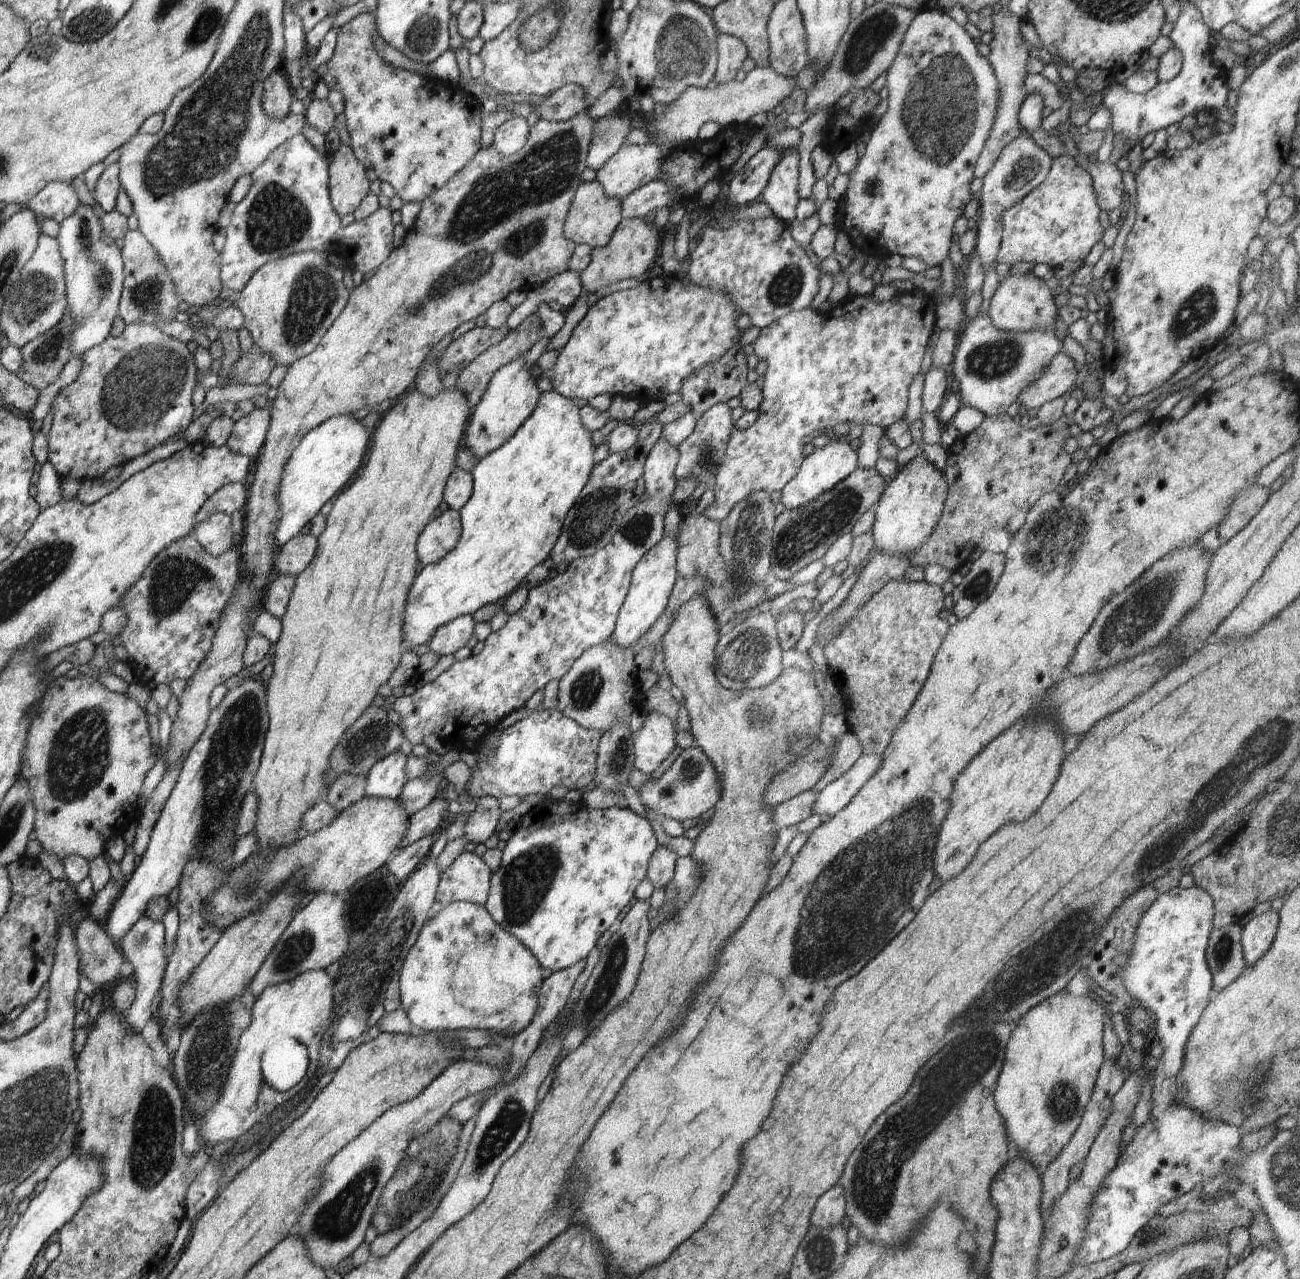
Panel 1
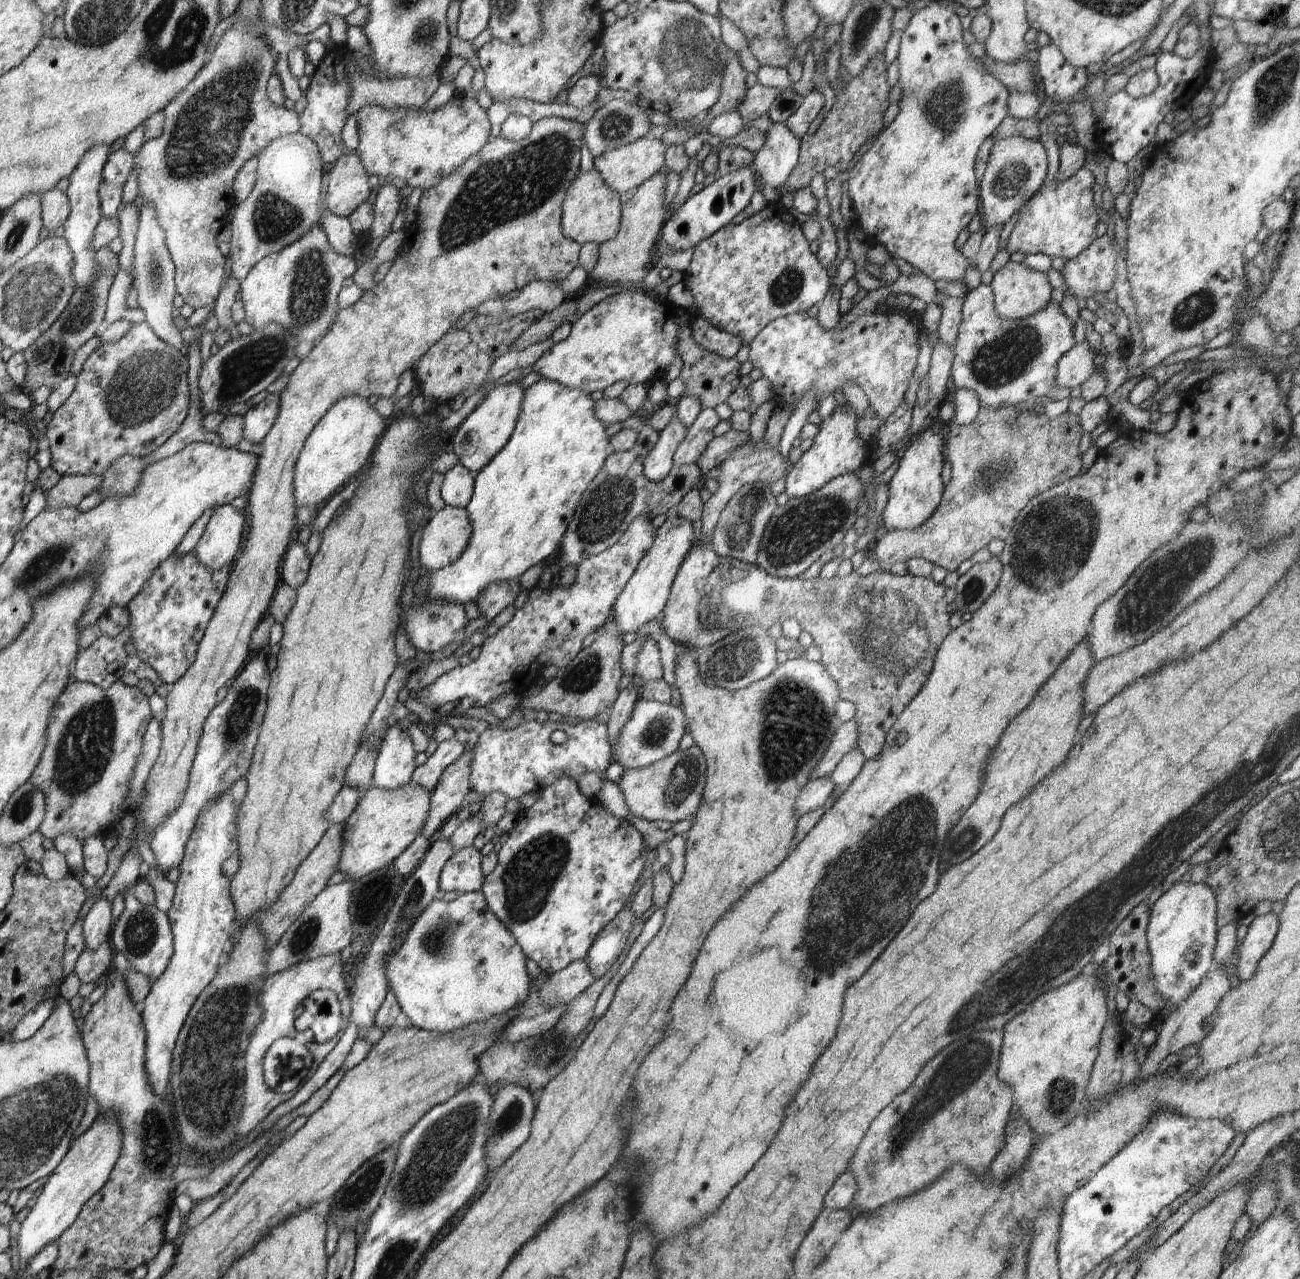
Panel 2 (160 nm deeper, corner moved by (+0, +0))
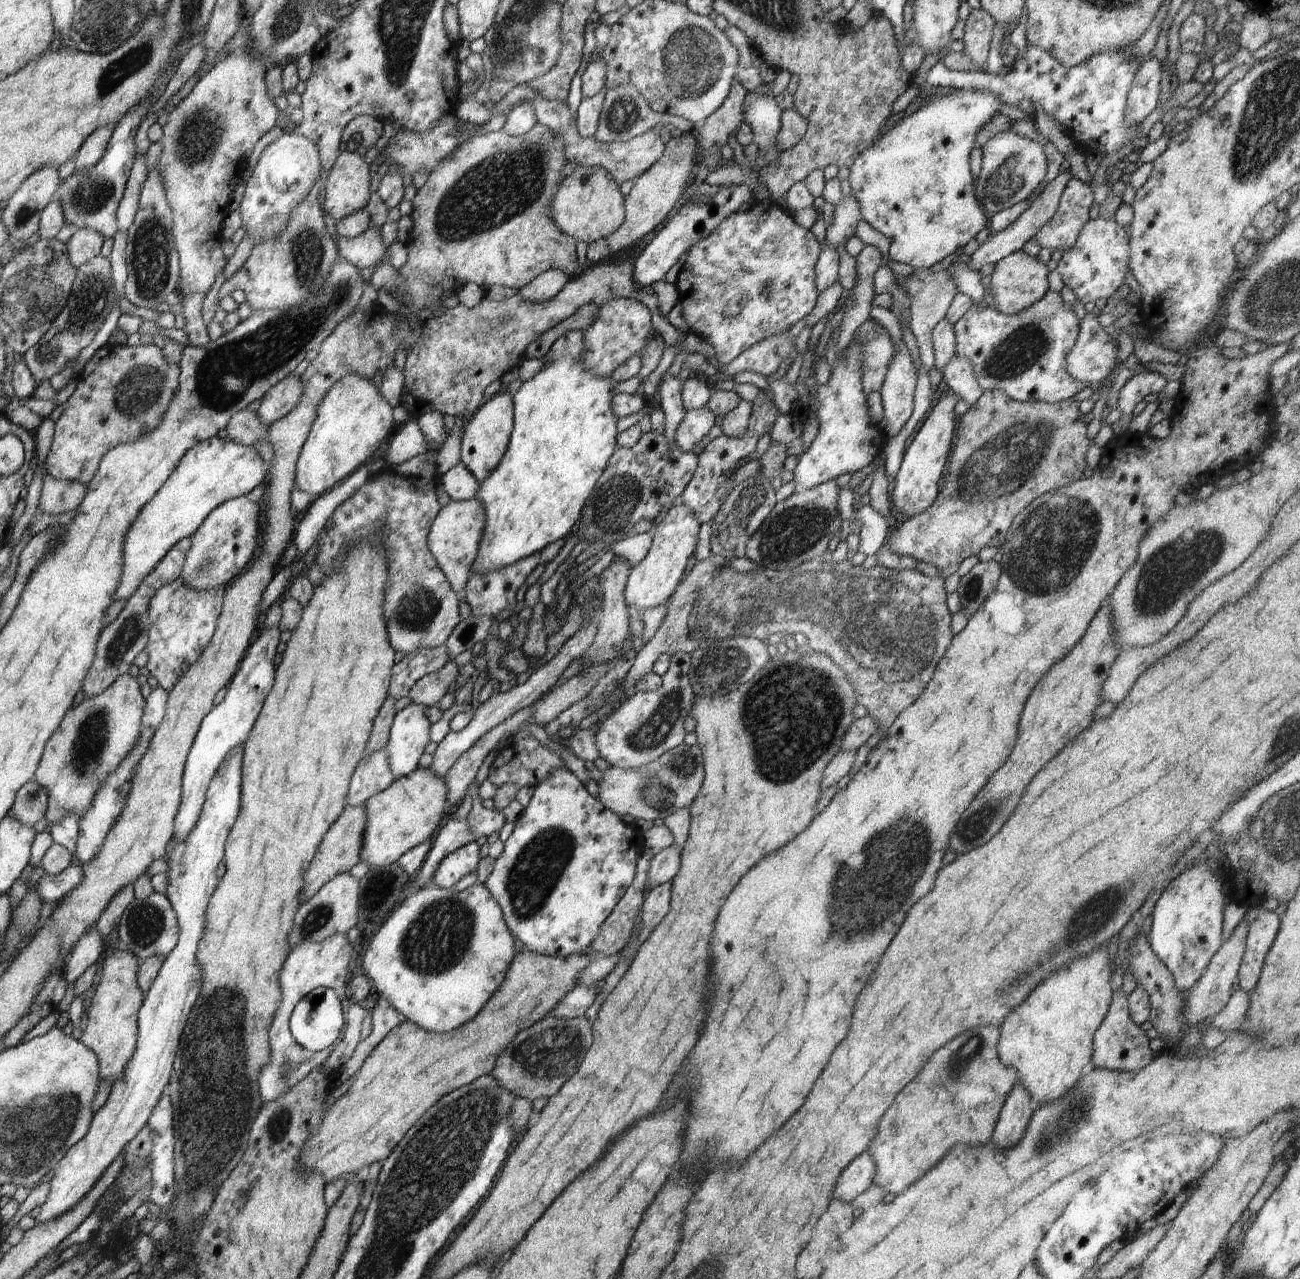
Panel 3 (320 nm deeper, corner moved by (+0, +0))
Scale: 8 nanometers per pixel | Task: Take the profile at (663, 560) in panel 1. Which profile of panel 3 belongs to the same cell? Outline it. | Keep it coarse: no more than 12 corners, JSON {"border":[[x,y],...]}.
{"border":[[678,501],[629,570],[627,606],[667,604],[698,546],[694,512]]}

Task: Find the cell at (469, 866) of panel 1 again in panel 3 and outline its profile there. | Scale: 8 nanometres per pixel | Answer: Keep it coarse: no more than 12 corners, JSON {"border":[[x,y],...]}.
{"border":[[476,842],[445,856],[433,876],[435,886],[452,890],[476,870]]}

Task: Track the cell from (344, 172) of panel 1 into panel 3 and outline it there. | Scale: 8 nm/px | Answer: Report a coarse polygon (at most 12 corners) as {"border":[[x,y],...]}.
{"border":[[341,151],[322,208],[342,220],[366,208],[370,164]]}

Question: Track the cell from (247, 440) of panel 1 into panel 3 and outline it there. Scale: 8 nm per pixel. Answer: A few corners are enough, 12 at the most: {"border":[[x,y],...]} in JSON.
{"border":[[286,376],[263,396],[256,416],[270,426],[302,398],[300,377]]}

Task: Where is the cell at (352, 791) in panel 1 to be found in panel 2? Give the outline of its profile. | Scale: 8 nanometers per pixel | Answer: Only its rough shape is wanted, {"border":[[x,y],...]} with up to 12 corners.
{"border":[[361,744],[344,784],[362,794],[373,785],[373,771],[378,754]]}

